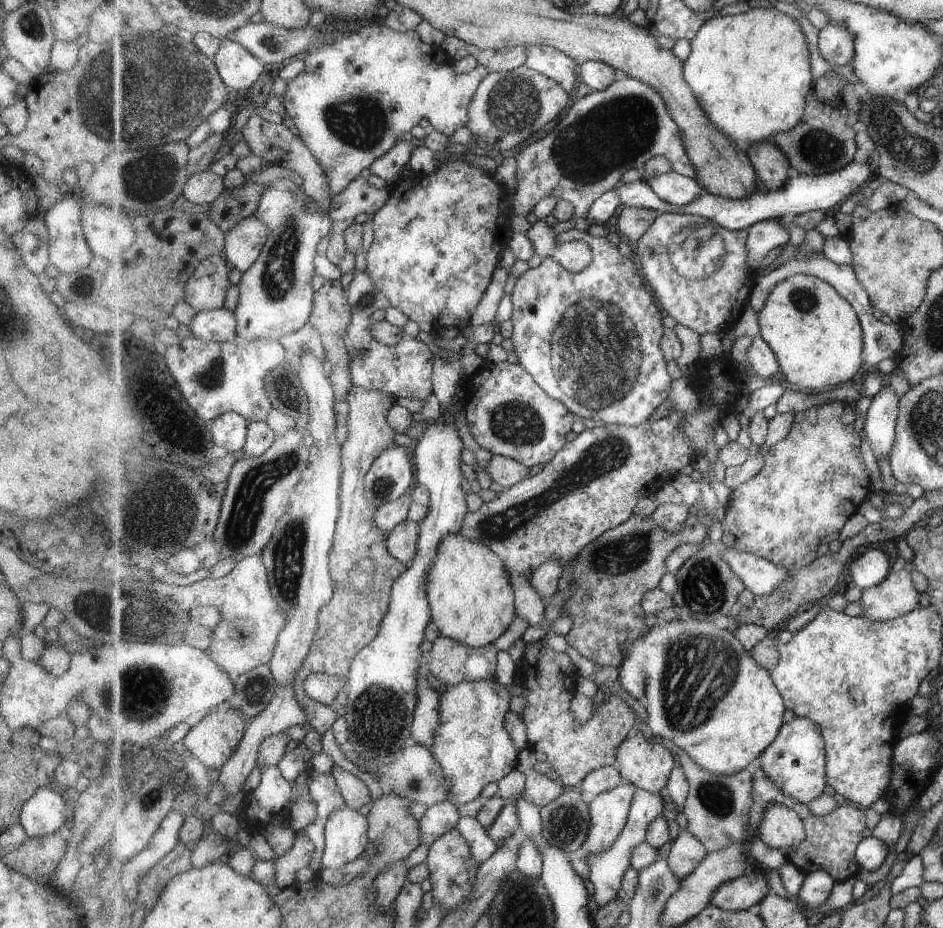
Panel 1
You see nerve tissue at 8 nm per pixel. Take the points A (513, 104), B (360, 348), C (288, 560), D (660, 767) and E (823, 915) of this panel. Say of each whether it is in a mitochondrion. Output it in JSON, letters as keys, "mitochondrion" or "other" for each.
{"A":"mitochondrion","B":"mitochondrion","C":"mitochondrion","D":"other","E":"other"}

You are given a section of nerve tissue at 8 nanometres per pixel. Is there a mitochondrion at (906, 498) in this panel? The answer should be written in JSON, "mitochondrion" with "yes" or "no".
{"mitochondrion":"no"}

